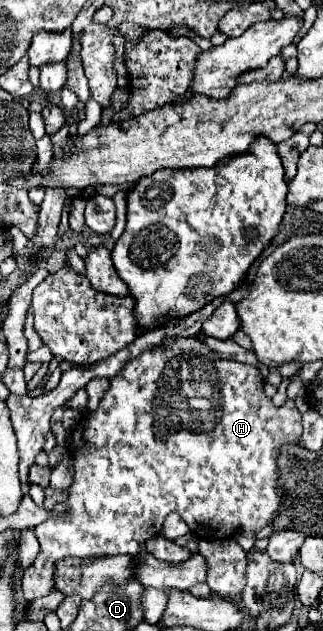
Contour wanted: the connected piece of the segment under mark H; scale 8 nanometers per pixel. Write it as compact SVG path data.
M195 334L189 338L169 338L169 340L161 342L161 346L153 346L153 350L149 348L141 356L129 360L129 364L125 364L125 368L117 376L109 378L111 386L105 392L105 396L101 398L99 408L95 412L83 416L83 420L75 426L73 436L69 436L69 444L67 444L69 452L73 450L73 468L75 468L73 484L69 488L69 498L65 502L69 506L69 516L57 518L57 520L51 518L35 528L41 550L39 550L35 562L25 570L23 580L21 580L21 588L23 588L23 594L27 600L37 600L51 592L53 572L55 572L53 564L61 558L67 558L67 556L89 558L89 556L113 556L113 554L135 556L141 548L139 544L147 542L151 536L157 536L161 532L163 520L171 512L177 512L187 522L189 530L201 540L227 538L227 536L233 536L237 530L259 532L261 528L265 528L267 524L271 524L275 520L279 506L283 502L283 490L279 488L277 458L285 444L301 446L301 434L303 434L301 412L297 410L293 400L287 400L283 406L273 406L271 398L267 398L263 392L263 378L255 366L241 364L235 360L221 360L213 348L209 348L205 342L201 342L201 336L203 334Z

